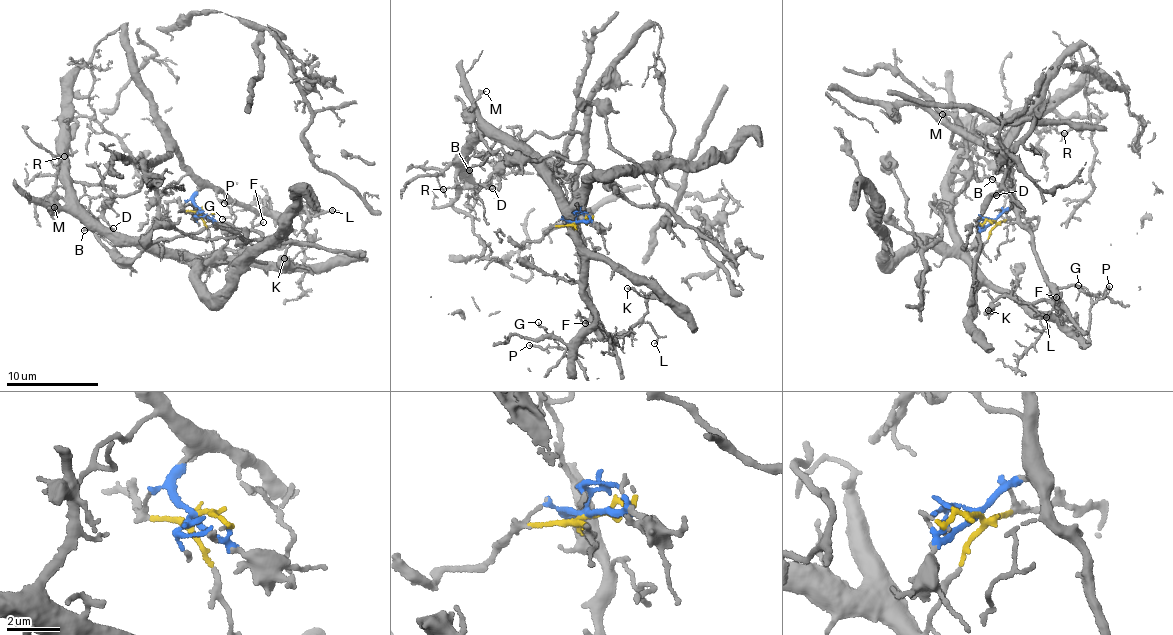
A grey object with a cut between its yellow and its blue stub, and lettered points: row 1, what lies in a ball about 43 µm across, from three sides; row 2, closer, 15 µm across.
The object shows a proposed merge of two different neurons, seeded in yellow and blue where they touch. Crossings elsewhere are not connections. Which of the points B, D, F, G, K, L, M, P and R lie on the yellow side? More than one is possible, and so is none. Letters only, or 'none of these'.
B, M, R

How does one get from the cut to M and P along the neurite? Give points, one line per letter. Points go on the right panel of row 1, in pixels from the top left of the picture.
M: (994, 222), (976, 260), (971, 261), (964, 251), (947, 182), (961, 165), (966, 148), (960, 130), (942, 115)
P: (994, 222), (1005, 211), (1017, 213), (1030, 233), (1047, 282), (1098, 294), (1109, 286)

